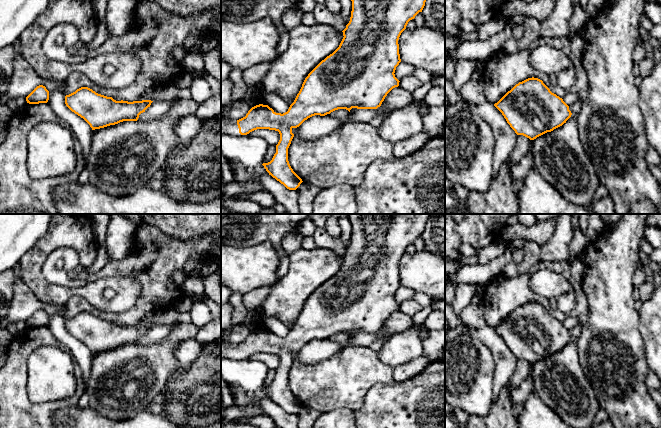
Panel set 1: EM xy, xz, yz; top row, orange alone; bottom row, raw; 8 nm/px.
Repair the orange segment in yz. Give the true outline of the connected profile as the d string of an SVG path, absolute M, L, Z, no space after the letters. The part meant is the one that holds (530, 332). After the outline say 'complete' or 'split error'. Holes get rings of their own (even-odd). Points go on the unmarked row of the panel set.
M534 301L516 308L494 330L517 359L530 364L562 350L572 339L563 323Z | complete

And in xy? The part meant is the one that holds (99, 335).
M81 311L65 320L66 330L83 342L92 354L115 349L123 345L137 345L139 339L150 331L151 324L116 325L96 317L88 311Z | complete

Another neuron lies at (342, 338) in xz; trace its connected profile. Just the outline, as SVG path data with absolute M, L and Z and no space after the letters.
M346 333L335 334L335 335L331 336L329 339L339 343L343 348L345 348L345 347L353 347L349 343L349 341L348 341L349 335L346 334Z

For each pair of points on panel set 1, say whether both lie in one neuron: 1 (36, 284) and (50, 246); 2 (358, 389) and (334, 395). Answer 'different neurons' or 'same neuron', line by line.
1: same neuron
2: same neuron

